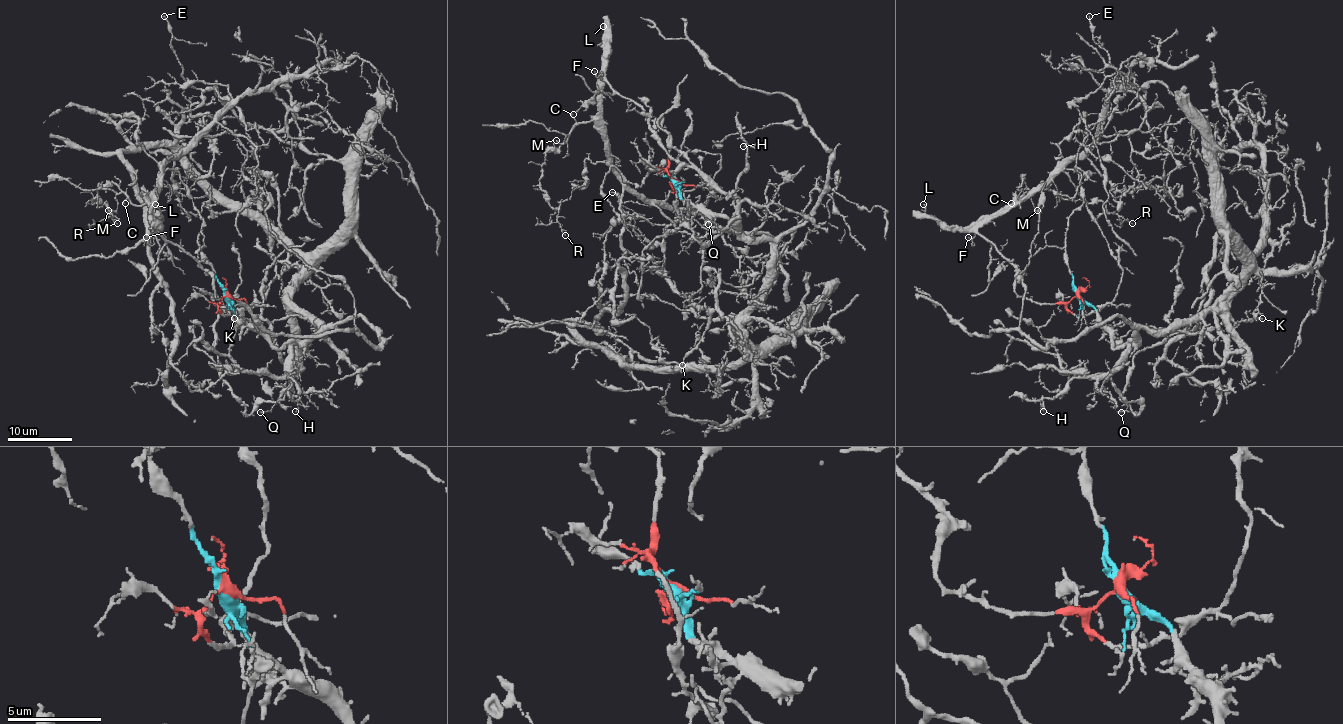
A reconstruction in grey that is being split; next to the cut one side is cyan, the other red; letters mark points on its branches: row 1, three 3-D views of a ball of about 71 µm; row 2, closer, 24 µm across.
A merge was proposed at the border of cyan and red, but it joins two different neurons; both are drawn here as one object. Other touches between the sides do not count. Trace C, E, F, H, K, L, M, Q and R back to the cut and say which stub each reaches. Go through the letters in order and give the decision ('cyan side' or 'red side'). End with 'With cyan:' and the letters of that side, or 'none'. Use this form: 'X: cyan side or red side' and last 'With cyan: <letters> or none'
C: red side
E: cyan side
F: red side
H: cyan side
K: cyan side
L: red side
M: red side
Q: cyan side
R: red side
With cyan: E, H, K, Q

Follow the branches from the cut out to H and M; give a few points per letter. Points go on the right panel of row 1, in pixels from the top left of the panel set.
H: (1077, 295), (1095, 311), (1110, 344), (1126, 352), (1108, 371), (1075, 376), (1045, 397), (1043, 412)
M: (1077, 295), (1069, 301), (1035, 303), (1015, 292), (1017, 270), (978, 231), (1030, 192), (1036, 210)

